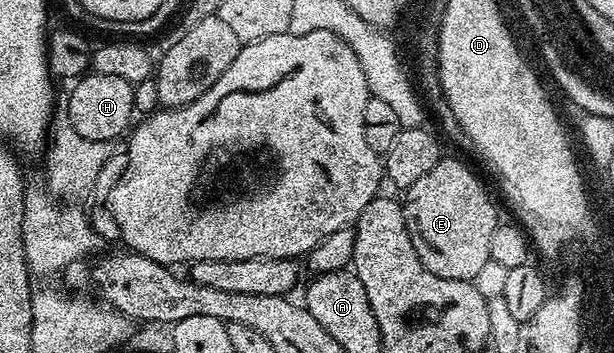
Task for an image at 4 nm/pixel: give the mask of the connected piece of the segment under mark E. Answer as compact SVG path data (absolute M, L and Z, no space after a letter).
M441 159L428 174L419 178L419 182L404 189L403 207L405 221L410 234L413 235L415 254L419 254L423 266L427 266L431 274L439 274L439 278L473 282L485 267L490 267L491 234L495 234L499 223L497 208L493 205L488 190L481 185L480 178L463 161Z

